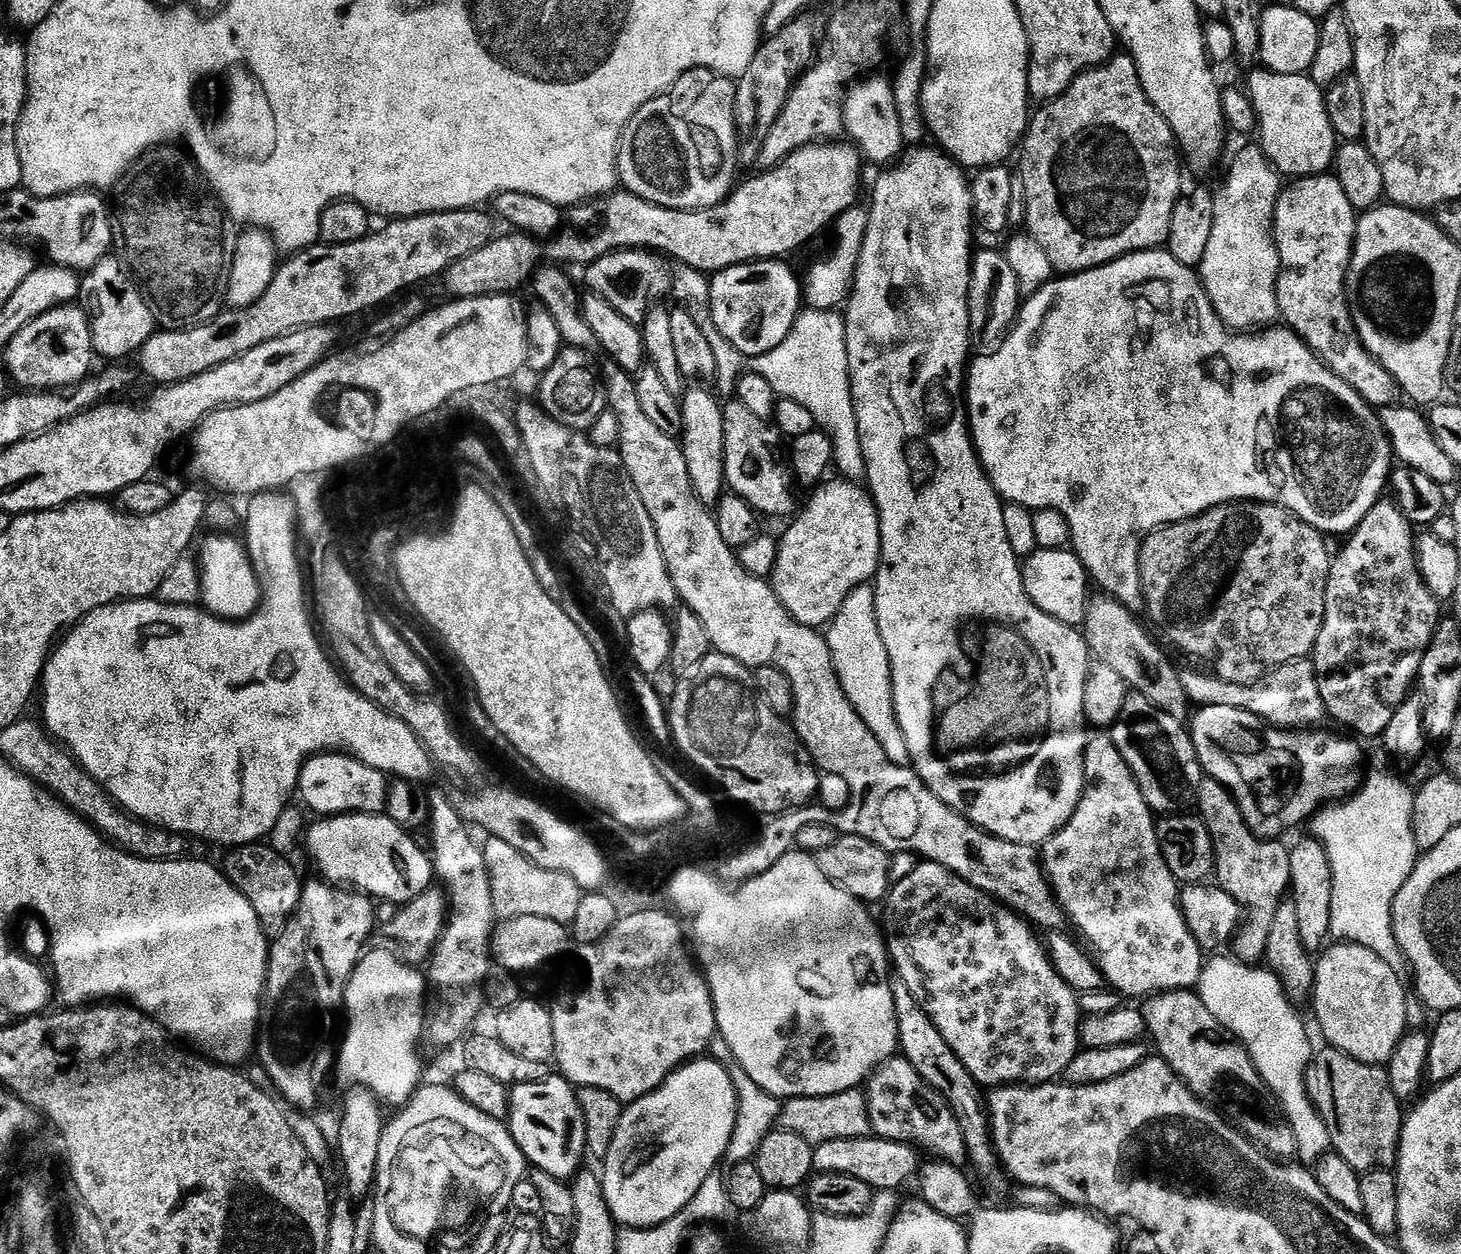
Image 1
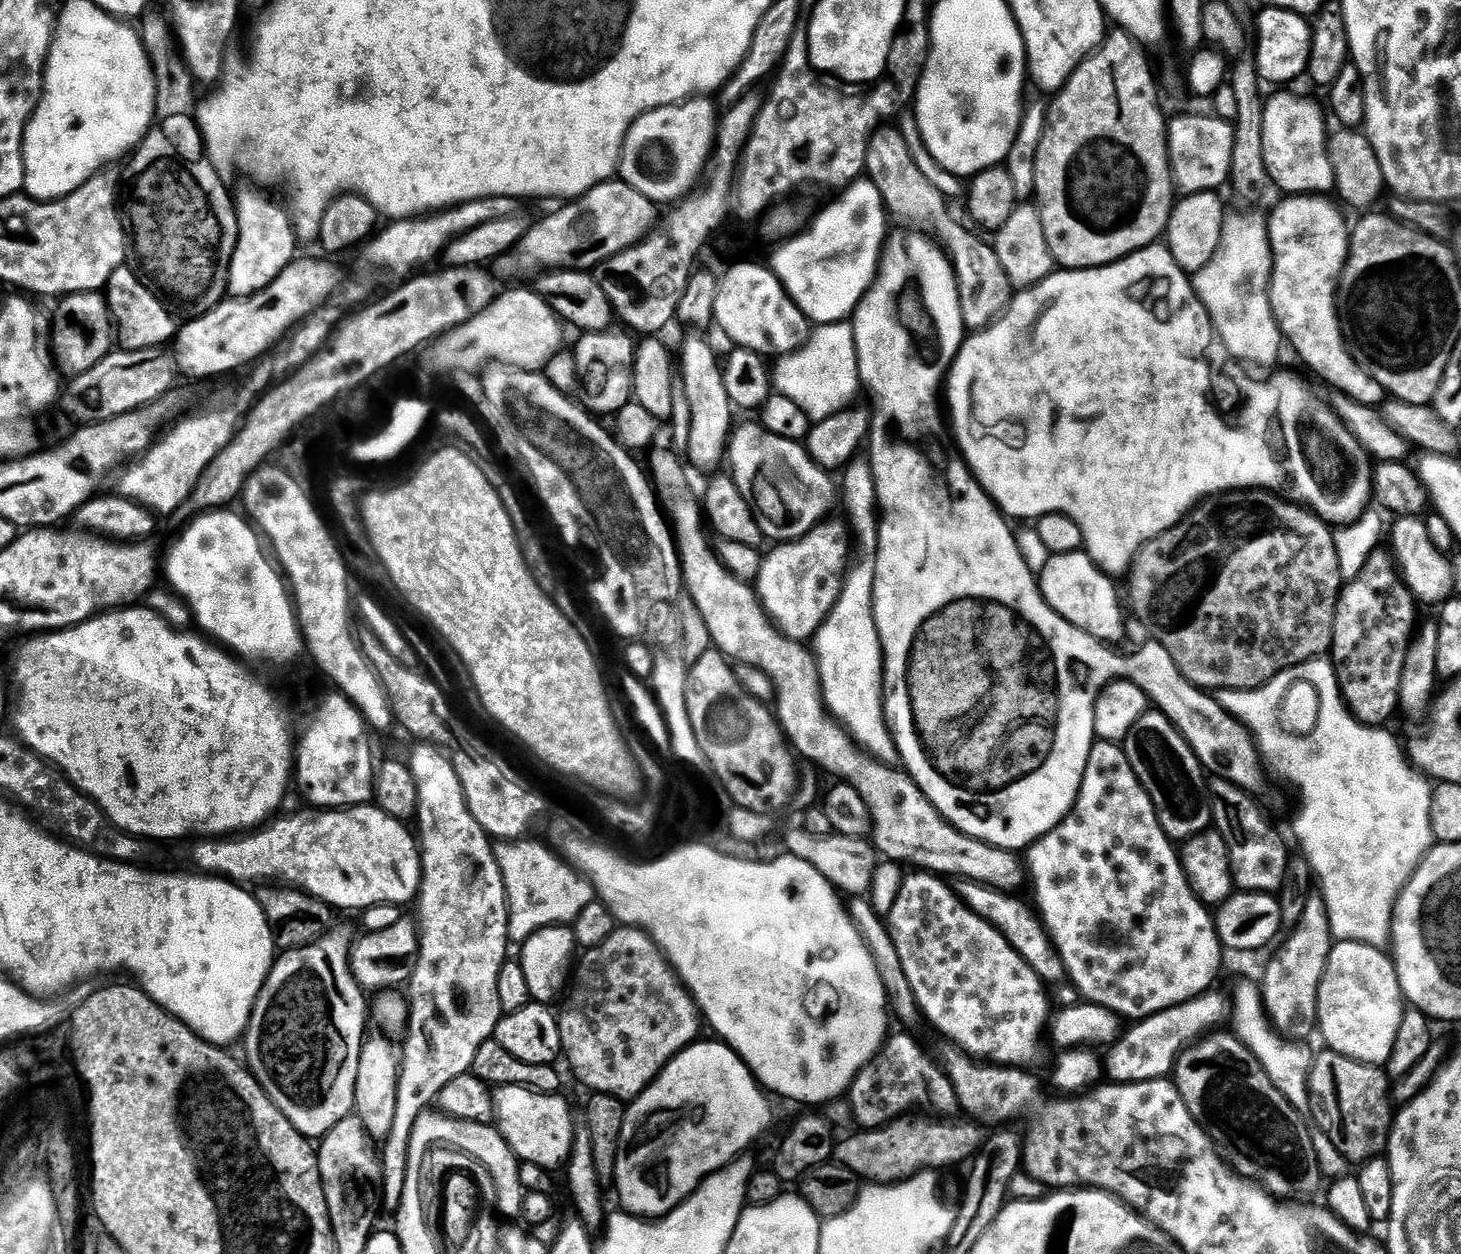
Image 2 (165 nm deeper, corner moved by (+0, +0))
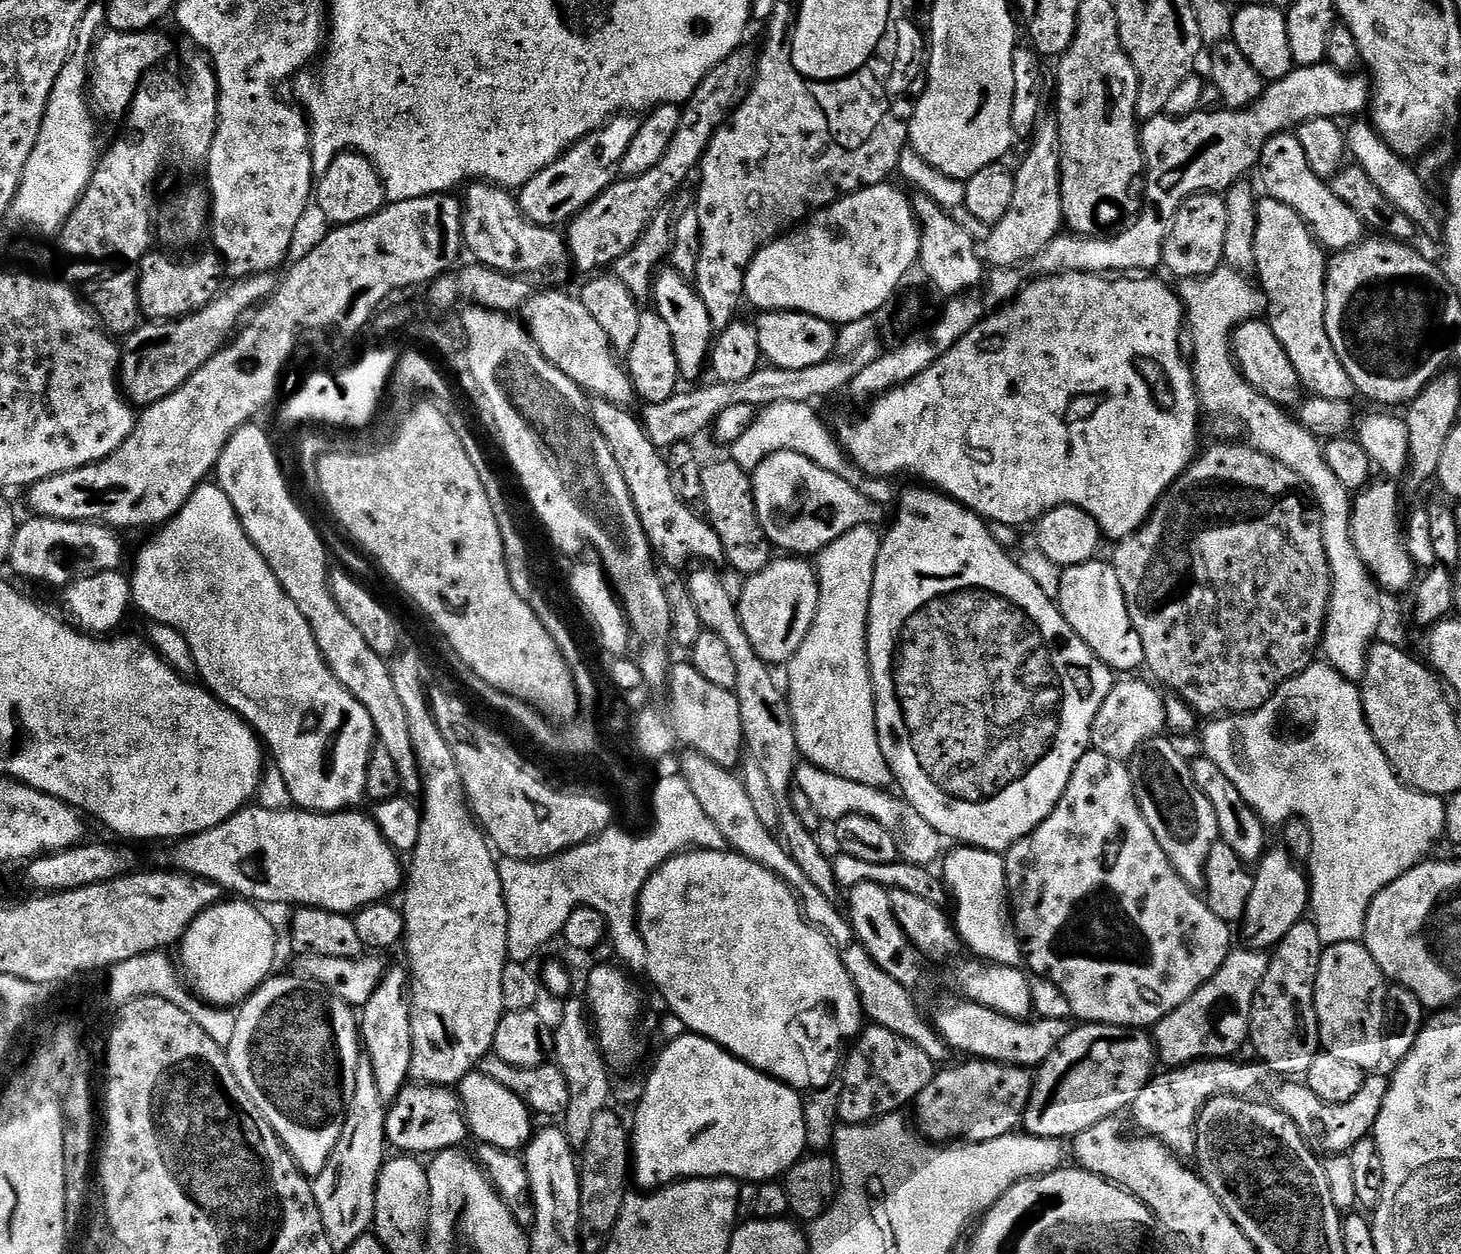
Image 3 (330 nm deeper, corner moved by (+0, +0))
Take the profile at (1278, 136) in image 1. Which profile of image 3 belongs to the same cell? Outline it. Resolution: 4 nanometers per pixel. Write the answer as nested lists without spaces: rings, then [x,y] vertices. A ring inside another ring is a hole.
[[[1291,131],[1269,136],[1260,155],[1258,168],[1264,171],[1264,188],[1268,191],[1265,193],[1271,199],[1293,208],[1325,249],[1333,253],[1342,252],[1365,239],[1366,225],[1362,218],[1358,218],[1358,214],[1354,214],[1354,210],[1350,210],[1350,206],[1346,206],[1346,202],[1334,194],[1331,183],[1325,177],[1314,174],[1302,142]]]

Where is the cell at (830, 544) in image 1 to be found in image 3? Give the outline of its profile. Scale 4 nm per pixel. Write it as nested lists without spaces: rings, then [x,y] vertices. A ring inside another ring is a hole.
[[[776,558],[773,559],[772,563],[767,564],[761,572],[756,572],[752,576],[747,577],[743,583],[744,589],[741,590],[740,596],[738,592],[738,611],[740,613],[740,621],[742,622],[742,630],[746,632],[746,638],[750,638],[750,646],[754,646],[758,658],[765,660],[769,666],[777,666],[776,664],[781,664],[781,666],[787,665],[792,655],[802,646],[802,642],[814,622],[814,614],[816,613],[816,606],[820,597],[820,580],[816,577],[815,567],[804,558]]]

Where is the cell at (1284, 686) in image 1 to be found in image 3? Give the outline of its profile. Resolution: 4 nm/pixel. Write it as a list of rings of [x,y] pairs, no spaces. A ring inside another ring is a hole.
[[[1313,662],[1303,668],[1298,675],[1279,684],[1275,692],[1259,708],[1239,714],[1224,714],[1219,718],[1209,719],[1205,724],[1208,725],[1204,728],[1203,755],[1212,759],[1214,766],[1218,766],[1218,770],[1222,770],[1222,774],[1226,774],[1226,778],[1230,778],[1230,782],[1234,782],[1234,786],[1238,786],[1238,794],[1242,794],[1242,798],[1246,798],[1246,802],[1258,813],[1265,825],[1272,826],[1272,823],[1276,823],[1277,826],[1280,826],[1292,817],[1300,817],[1309,824],[1310,832],[1313,835],[1312,856],[1306,863],[1306,872],[1310,877],[1310,919],[1316,925],[1320,941],[1326,946],[1338,942],[1363,941],[1366,914],[1372,905],[1373,898],[1383,888],[1390,886],[1390,882],[1397,880],[1403,872],[1409,872],[1415,864],[1421,863],[1429,855],[1427,852],[1435,846],[1436,839],[1445,835],[1445,801],[1441,797],[1420,792],[1417,788],[1409,788],[1396,775],[1396,769],[1388,761],[1388,755],[1382,751],[1366,722],[1359,687],[1327,662],[1320,662],[1320,664]]]

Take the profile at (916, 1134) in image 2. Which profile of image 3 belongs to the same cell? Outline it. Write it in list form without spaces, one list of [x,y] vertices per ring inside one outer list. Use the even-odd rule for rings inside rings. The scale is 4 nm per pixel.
[[[964,1058],[961,1059],[961,1064],[957,1062],[949,1063],[947,1066],[941,1067],[936,1075],[926,1086],[926,1090],[922,1090],[922,1094],[918,1094],[914,1101],[914,1109],[916,1108],[916,1120],[914,1119],[915,1127],[918,1129],[921,1136],[932,1142],[960,1142],[960,1141],[982,1141],[993,1140],[999,1136],[1004,1136],[1008,1132],[1015,1132],[1021,1125],[1024,1111],[1028,1105],[1028,1099],[1032,1093],[1033,1077],[1029,1075],[1025,1069],[1018,1068],[1014,1064],[999,1064],[997,1060],[982,1060],[979,1058]]]

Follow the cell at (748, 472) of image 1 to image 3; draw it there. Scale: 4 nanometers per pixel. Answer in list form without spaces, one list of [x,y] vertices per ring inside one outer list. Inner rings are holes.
[[[790,449],[771,452],[751,473],[752,493],[762,530],[773,549],[808,558],[818,554],[846,530],[865,522],[876,522],[881,505],[873,503],[850,482],[830,474],[810,458]]]

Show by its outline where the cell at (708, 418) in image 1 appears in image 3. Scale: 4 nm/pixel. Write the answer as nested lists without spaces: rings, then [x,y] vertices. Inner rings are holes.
[[[672,266],[657,271],[652,286],[651,299],[656,300],[654,311],[660,315],[662,322],[670,330],[670,338],[674,342],[674,354],[678,358],[678,370],[685,381],[696,380],[710,360],[714,325],[710,318],[710,310],[706,310],[706,302],[696,292],[696,285],[691,279],[676,272]]]

